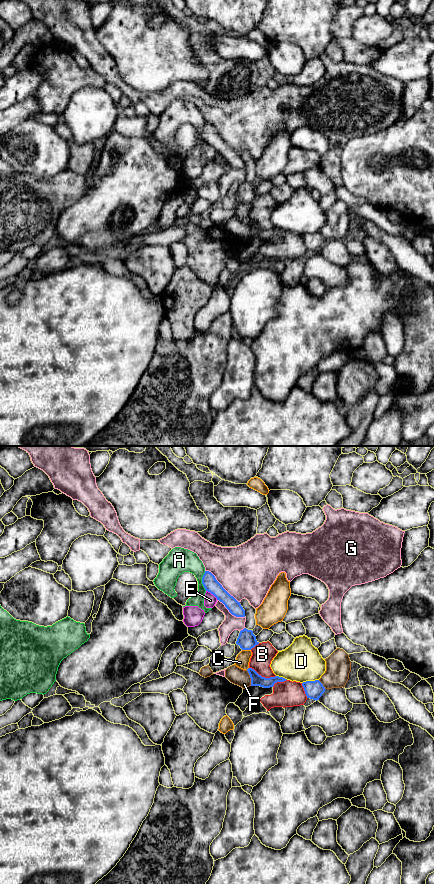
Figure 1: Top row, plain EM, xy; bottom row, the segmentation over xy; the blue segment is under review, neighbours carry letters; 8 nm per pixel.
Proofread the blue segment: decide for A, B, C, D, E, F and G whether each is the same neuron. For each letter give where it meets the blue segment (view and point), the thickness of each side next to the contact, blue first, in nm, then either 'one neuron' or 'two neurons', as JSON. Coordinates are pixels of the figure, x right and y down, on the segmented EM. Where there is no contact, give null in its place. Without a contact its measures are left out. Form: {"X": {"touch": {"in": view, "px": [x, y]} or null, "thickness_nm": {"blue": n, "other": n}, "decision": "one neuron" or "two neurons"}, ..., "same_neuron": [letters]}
{"A": {"touch": {"in": "xy", "px": [202, 581]}, "thickness_nm": {"blue": 120, "other": 200}, "decision": "two neurons"}, "B": {"touch": {"in": "xy", "px": [261, 676]}, "thickness_nm": {"blue": 100, "other": 180}, "decision": "two neurons"}, "C": {"touch": {"in": "xy", "px": [246, 649]}, "thickness_nm": {"blue": 150, "other": 110}, "decision": "two neurons"}, "D": {"touch": {"in": "xy", "px": [310, 681]}, "thickness_nm": {"blue": 140, "other": 320}, "decision": "two neurons"}, "E": {"touch": {"in": "xy", "px": [212, 593]}, "thickness_nm": {"blue": 120, "other": 100}, "decision": "two neurons"}, "F": {"touch": {"in": "xy", "px": [250, 677]}, "thickness_nm": {"blue": 100, "other": 140}, "decision": "two neurons"}, "G": {"touch": {"in": "xy", "px": [221, 585]}, "thickness_nm": {"blue": 120, "other": 440}, "decision": "two neurons"}, "same_neuron": []}

